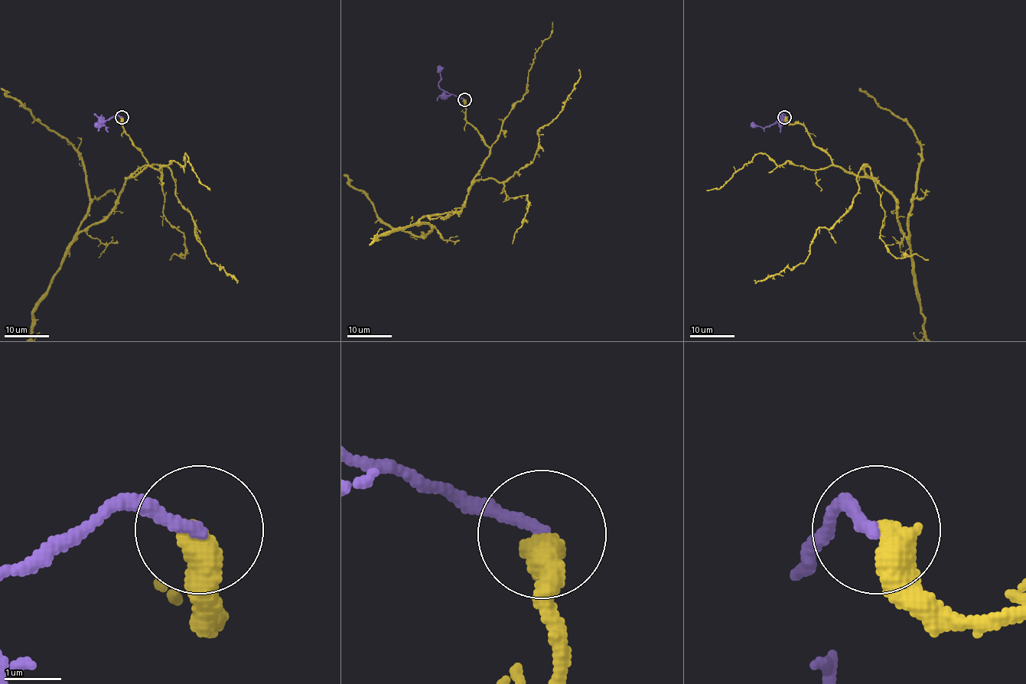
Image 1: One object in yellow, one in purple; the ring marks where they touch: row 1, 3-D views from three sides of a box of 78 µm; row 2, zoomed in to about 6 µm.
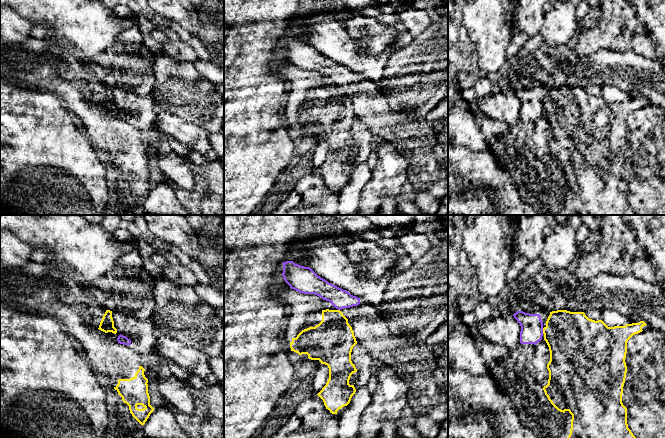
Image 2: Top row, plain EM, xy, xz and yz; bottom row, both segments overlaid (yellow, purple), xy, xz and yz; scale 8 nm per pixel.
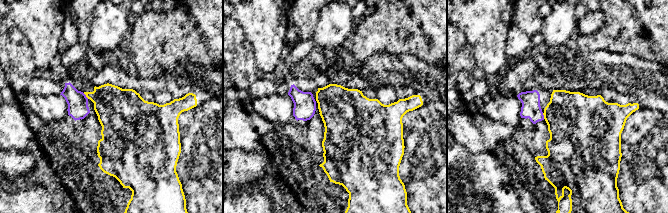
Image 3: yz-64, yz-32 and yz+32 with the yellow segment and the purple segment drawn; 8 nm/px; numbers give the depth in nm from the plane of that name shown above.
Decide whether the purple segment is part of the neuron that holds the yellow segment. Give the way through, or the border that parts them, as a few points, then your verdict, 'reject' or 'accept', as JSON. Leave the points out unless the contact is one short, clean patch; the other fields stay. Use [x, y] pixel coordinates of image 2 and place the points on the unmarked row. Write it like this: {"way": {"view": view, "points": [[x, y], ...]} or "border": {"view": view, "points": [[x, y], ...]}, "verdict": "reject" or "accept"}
{"border": {"view": "yz", "points": [[542, 104], [543, 109]]}, "verdict": "reject"}

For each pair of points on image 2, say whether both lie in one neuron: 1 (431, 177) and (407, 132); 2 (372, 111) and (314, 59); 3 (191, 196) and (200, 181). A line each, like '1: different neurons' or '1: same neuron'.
1: same neuron
2: same neuron
3: same neuron

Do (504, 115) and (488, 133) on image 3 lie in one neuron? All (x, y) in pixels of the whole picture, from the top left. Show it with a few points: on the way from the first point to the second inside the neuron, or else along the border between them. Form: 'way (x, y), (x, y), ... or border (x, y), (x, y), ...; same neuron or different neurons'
border (479, 111), (491, 119), (501, 121), (513, 128); different neurons

